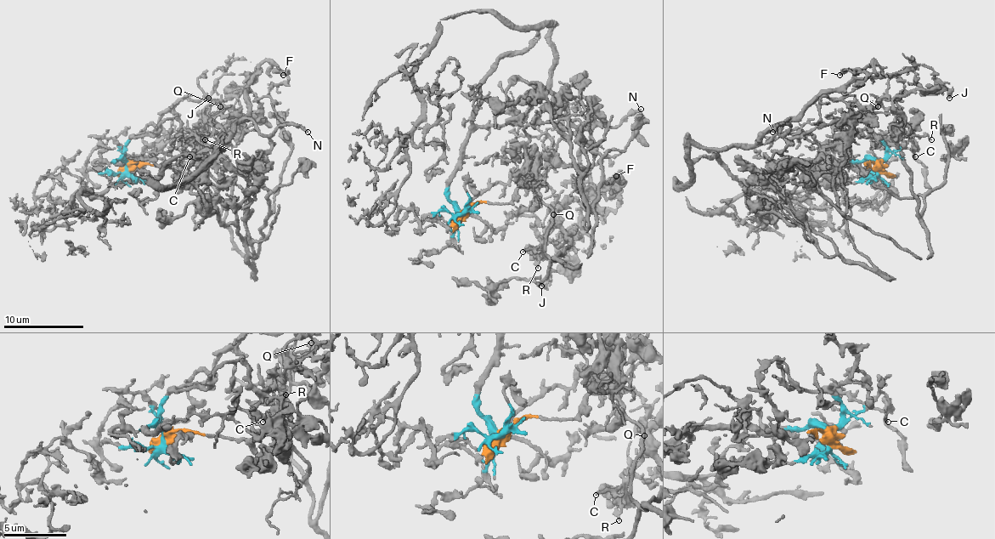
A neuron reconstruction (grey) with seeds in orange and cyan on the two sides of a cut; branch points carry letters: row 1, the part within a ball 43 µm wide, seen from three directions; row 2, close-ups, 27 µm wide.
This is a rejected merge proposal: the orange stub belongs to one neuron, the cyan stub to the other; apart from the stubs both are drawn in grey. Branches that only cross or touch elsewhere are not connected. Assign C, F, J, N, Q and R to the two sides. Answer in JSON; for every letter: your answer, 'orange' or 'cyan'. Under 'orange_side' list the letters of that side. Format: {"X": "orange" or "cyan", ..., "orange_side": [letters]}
{"C": "cyan", "F": "cyan", "J": "cyan", "N": "cyan", "Q": "cyan", "R": "cyan", "orange_side": []}

